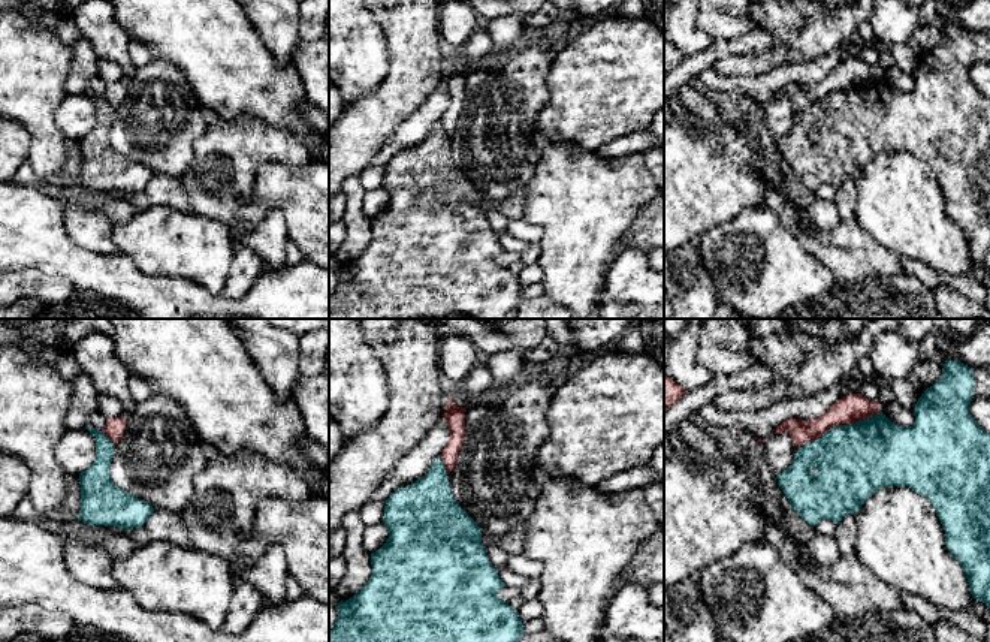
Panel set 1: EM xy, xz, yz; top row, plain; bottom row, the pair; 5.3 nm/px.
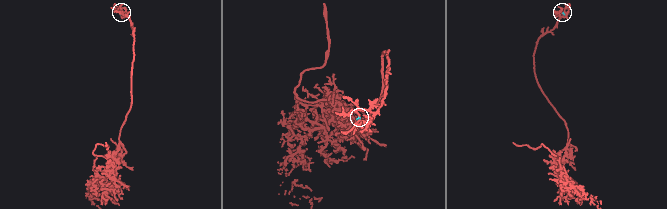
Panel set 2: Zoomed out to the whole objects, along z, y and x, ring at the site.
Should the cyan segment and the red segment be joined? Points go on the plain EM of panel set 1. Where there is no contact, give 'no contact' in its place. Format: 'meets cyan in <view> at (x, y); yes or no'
meets cyan in yz at (838, 90); no

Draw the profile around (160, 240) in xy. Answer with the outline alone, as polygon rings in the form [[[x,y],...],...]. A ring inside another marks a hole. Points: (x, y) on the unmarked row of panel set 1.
[[[167,205],[132,210],[112,224],[112,241],[147,275],[184,277],[221,293],[235,244],[227,223]]]

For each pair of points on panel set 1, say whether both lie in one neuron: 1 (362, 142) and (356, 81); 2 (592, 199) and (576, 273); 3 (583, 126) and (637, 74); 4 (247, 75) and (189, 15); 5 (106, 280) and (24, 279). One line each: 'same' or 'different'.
1: different
2: same
3: same
4: same
5: different

